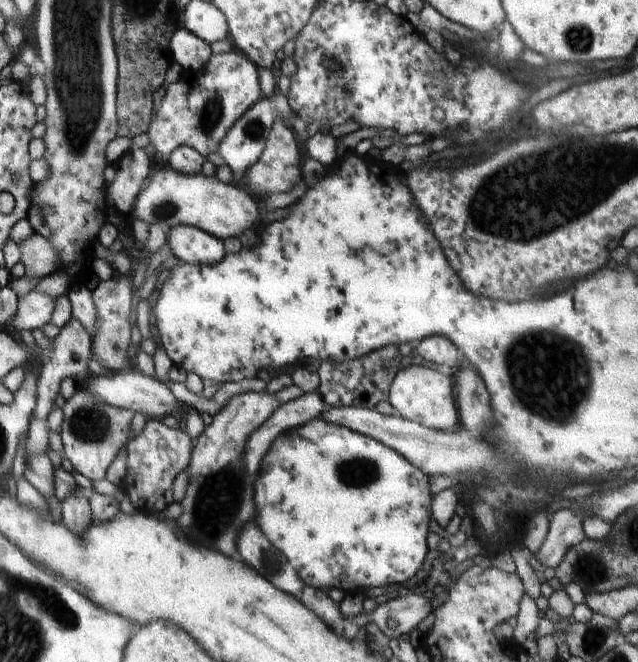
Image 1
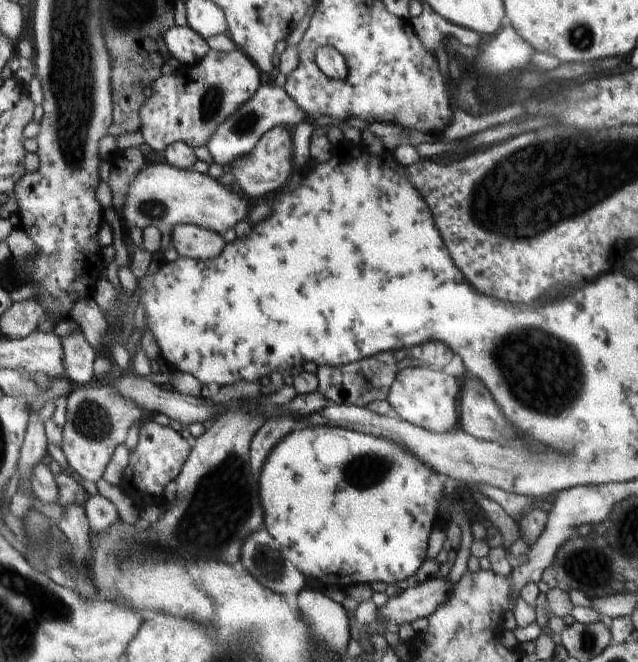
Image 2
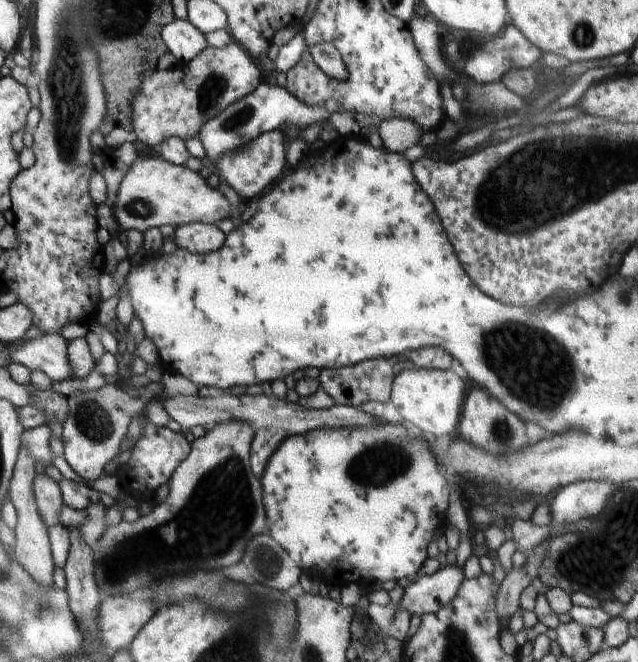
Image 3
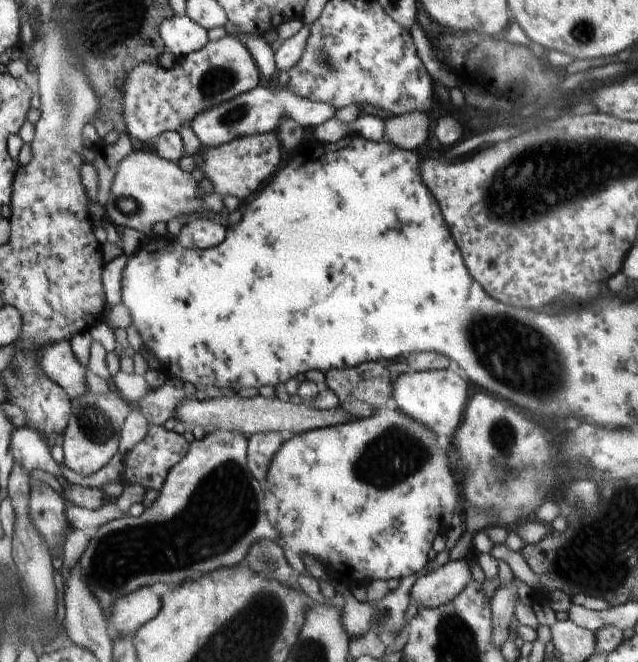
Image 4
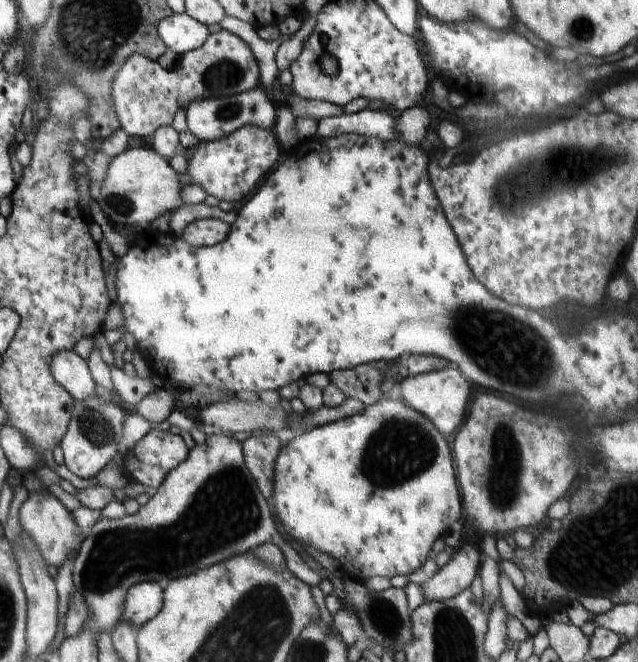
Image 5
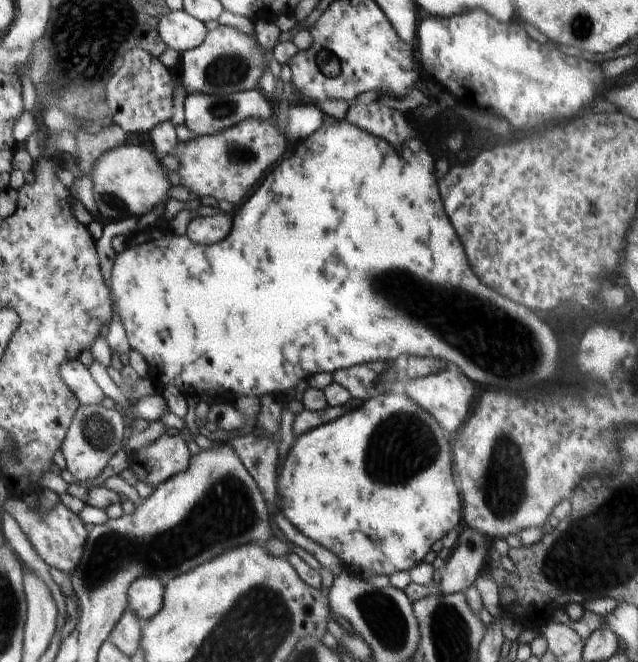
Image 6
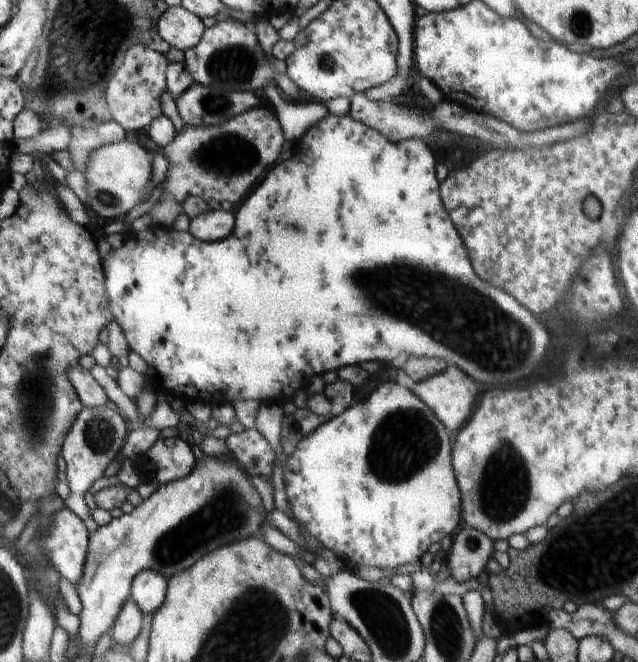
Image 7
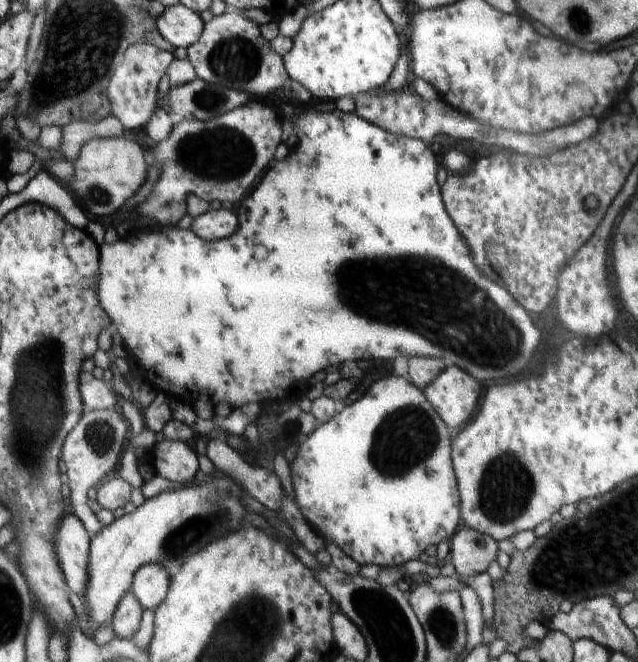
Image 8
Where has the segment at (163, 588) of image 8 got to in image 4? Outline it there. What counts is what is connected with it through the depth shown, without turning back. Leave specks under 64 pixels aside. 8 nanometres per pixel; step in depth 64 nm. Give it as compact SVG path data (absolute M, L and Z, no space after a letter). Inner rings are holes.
M146 586L142 590L132 592L128 596L116 600L116 606L114 606L114 612L107 614L108 624L112 630L112 638L114 642L118 638L124 638L124 636L136 636L141 628L148 624L151 620L154 620L162 612L163 597L158 594L158 586Z

